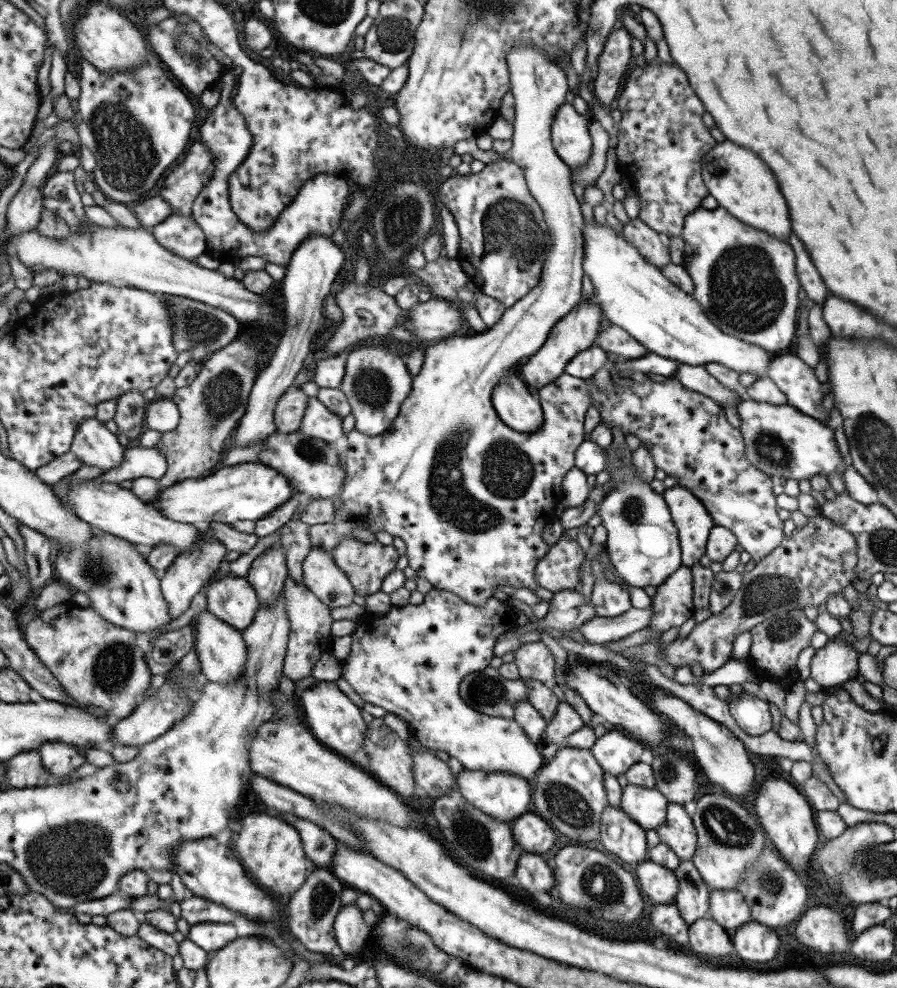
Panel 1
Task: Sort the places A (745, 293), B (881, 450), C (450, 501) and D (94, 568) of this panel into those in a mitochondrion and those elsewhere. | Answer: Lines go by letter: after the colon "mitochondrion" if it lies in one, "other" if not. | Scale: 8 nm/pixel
A: mitochondrion
B: mitochondrion
C: mitochondrion
D: mitochondrion

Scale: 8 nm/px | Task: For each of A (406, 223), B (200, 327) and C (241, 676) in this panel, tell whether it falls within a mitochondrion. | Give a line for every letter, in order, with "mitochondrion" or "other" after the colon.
A: mitochondrion
B: mitochondrion
C: other

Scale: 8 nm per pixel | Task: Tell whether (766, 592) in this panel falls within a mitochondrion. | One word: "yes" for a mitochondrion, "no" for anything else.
yes

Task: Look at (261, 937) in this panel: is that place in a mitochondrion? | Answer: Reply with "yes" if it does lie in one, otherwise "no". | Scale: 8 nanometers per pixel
no

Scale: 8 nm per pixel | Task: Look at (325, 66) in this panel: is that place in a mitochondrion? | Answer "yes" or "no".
no

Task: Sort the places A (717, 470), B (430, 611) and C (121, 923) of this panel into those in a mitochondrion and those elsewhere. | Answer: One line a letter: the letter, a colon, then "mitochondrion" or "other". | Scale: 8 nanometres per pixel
A: other
B: other
C: other

